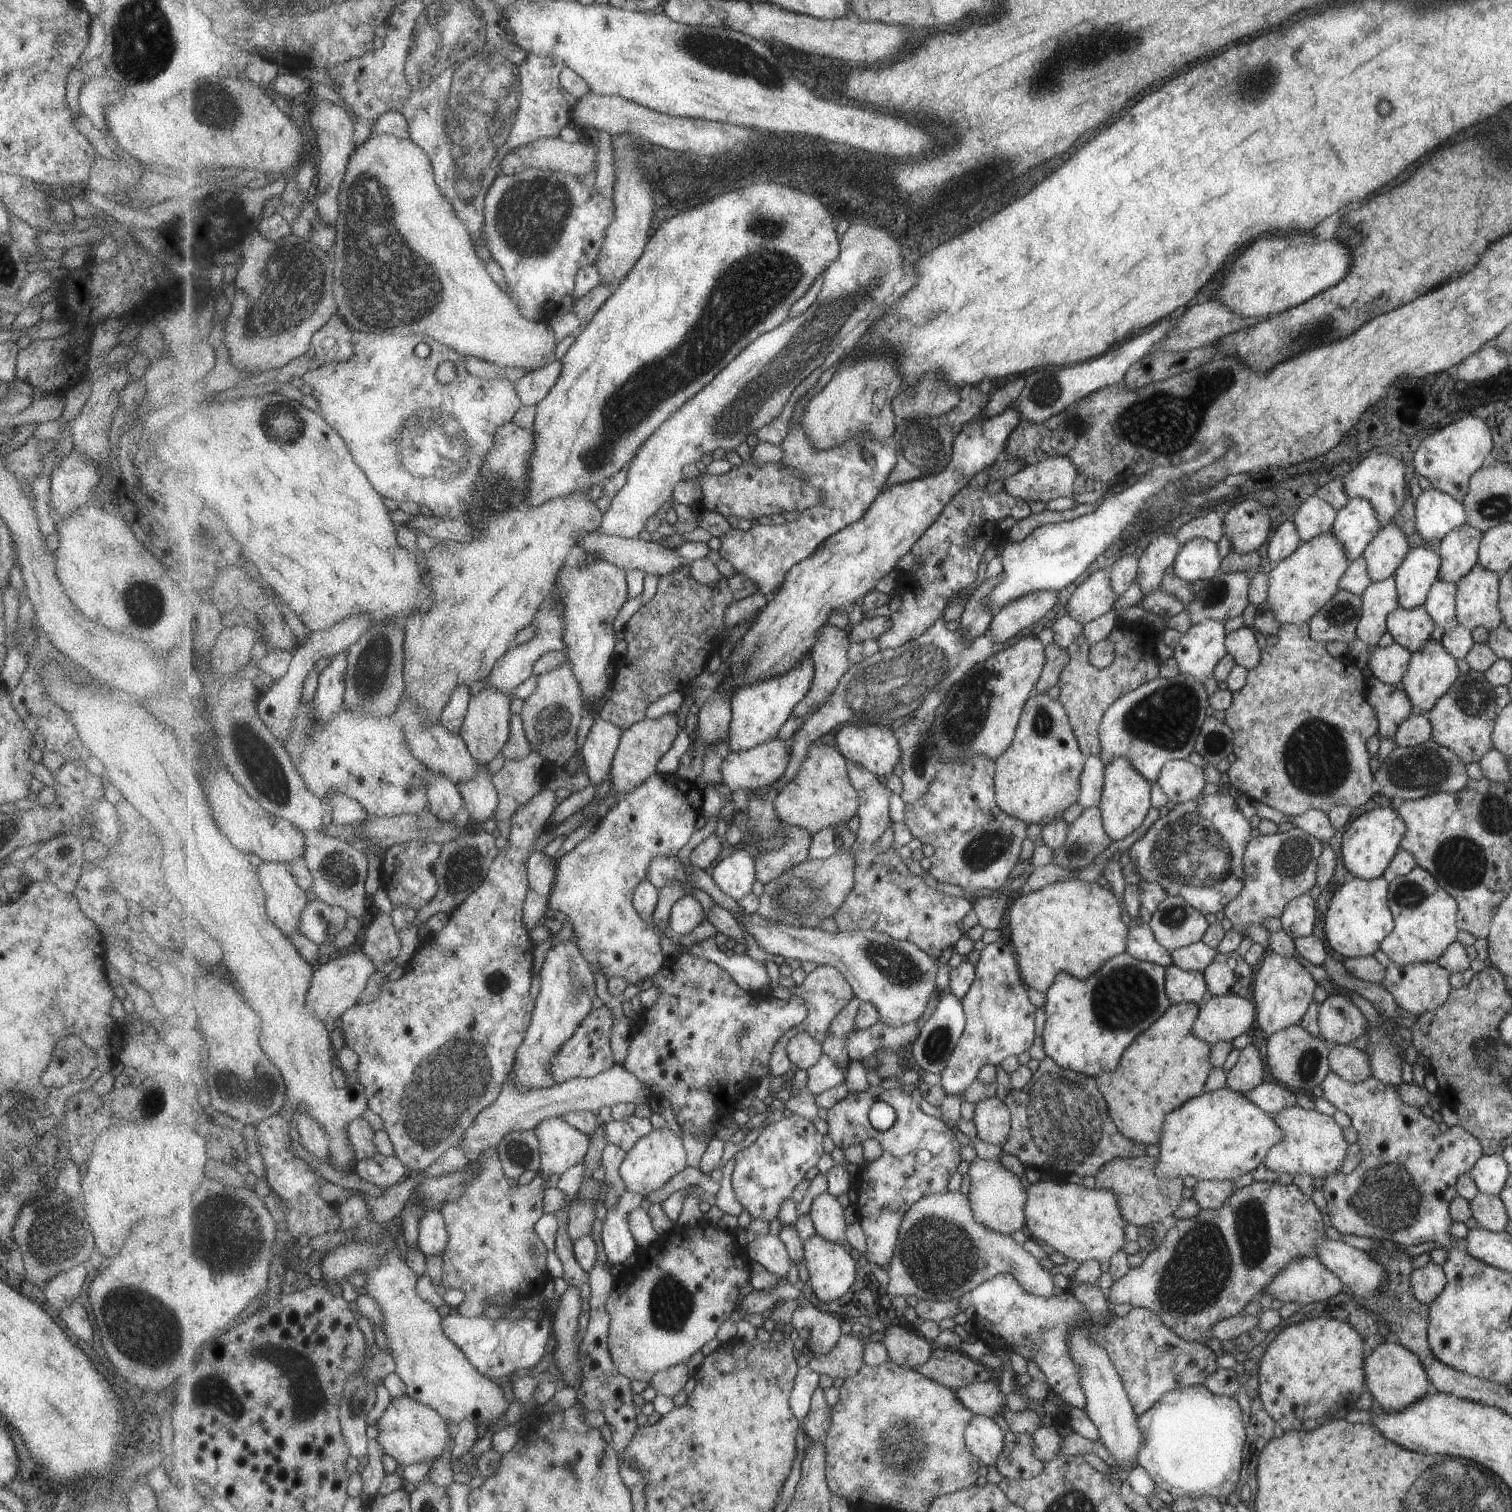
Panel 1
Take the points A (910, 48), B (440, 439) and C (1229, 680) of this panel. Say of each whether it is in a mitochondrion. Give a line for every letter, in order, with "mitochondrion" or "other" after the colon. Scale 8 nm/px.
A: other
B: mitochondrion
C: other

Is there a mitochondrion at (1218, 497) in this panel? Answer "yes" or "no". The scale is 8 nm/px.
no

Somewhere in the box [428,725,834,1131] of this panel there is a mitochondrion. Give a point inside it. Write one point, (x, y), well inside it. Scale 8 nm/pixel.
(462, 868)

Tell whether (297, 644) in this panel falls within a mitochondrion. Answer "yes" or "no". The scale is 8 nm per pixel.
no

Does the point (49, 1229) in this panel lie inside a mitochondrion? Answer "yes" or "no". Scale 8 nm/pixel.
yes

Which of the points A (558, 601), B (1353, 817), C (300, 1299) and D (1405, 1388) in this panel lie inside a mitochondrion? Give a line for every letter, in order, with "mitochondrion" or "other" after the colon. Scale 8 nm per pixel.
A: other
B: other
C: other
D: other

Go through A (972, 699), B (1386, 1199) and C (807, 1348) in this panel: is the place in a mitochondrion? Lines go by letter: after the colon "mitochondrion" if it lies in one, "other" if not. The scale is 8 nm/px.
A: mitochondrion
B: mitochondrion
C: other

